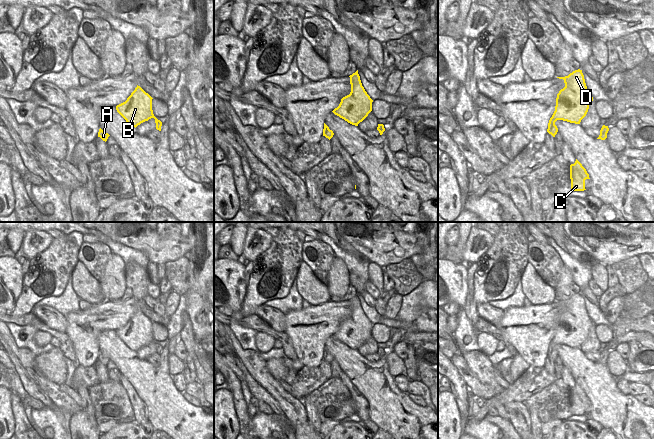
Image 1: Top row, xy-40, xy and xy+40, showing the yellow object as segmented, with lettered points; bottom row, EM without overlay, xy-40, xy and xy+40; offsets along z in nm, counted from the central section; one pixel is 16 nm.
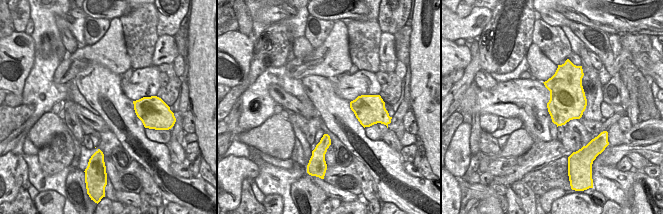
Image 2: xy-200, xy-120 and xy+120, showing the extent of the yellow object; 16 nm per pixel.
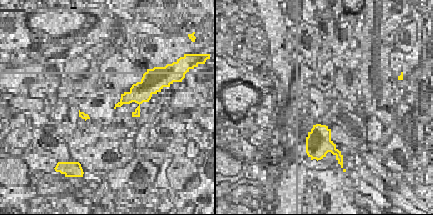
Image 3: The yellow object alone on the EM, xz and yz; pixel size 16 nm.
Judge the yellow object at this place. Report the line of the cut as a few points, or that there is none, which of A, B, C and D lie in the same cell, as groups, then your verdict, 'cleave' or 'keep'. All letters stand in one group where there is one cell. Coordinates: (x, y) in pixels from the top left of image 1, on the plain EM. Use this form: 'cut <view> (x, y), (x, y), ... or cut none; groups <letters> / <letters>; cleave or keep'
cut none; groups A B C D; keep

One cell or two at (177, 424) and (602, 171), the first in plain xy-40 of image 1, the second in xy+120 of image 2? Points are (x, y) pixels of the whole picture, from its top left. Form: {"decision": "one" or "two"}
{"decision": "one"}

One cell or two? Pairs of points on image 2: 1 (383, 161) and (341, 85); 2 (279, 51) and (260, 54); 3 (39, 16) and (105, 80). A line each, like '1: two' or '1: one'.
1: two
2: one
3: two

